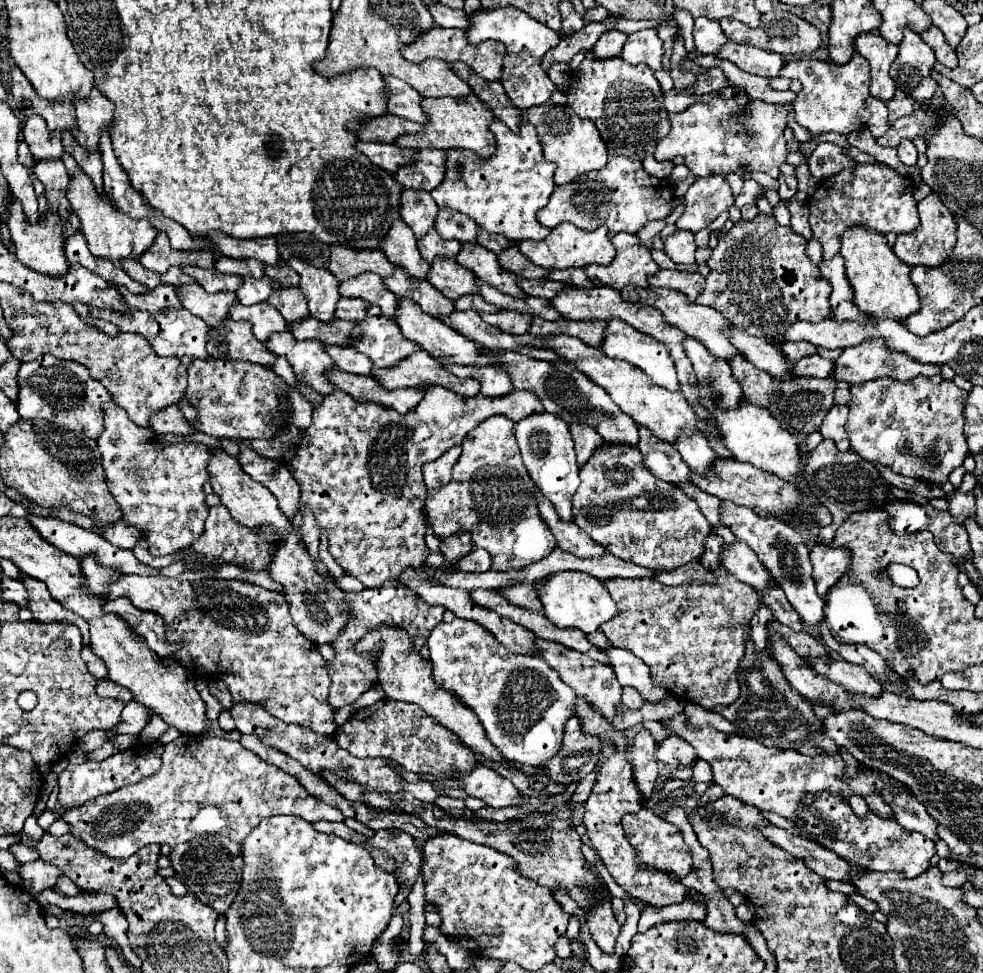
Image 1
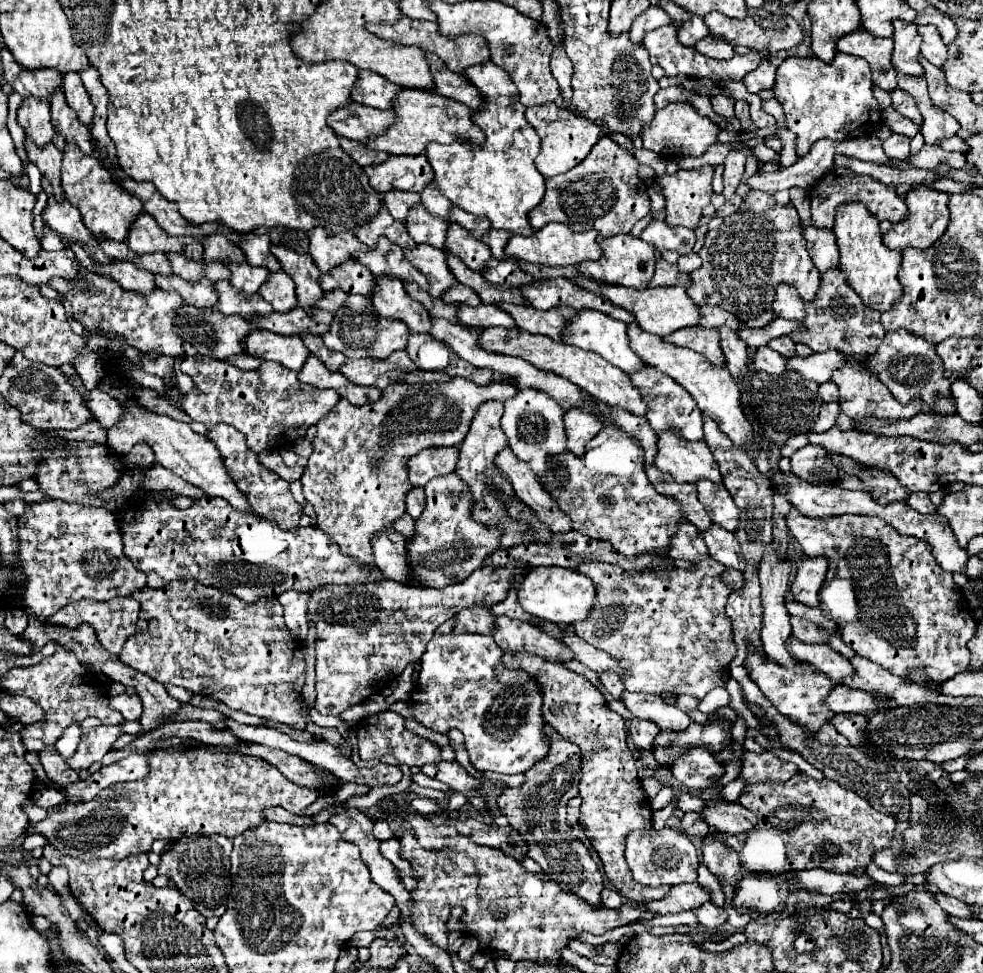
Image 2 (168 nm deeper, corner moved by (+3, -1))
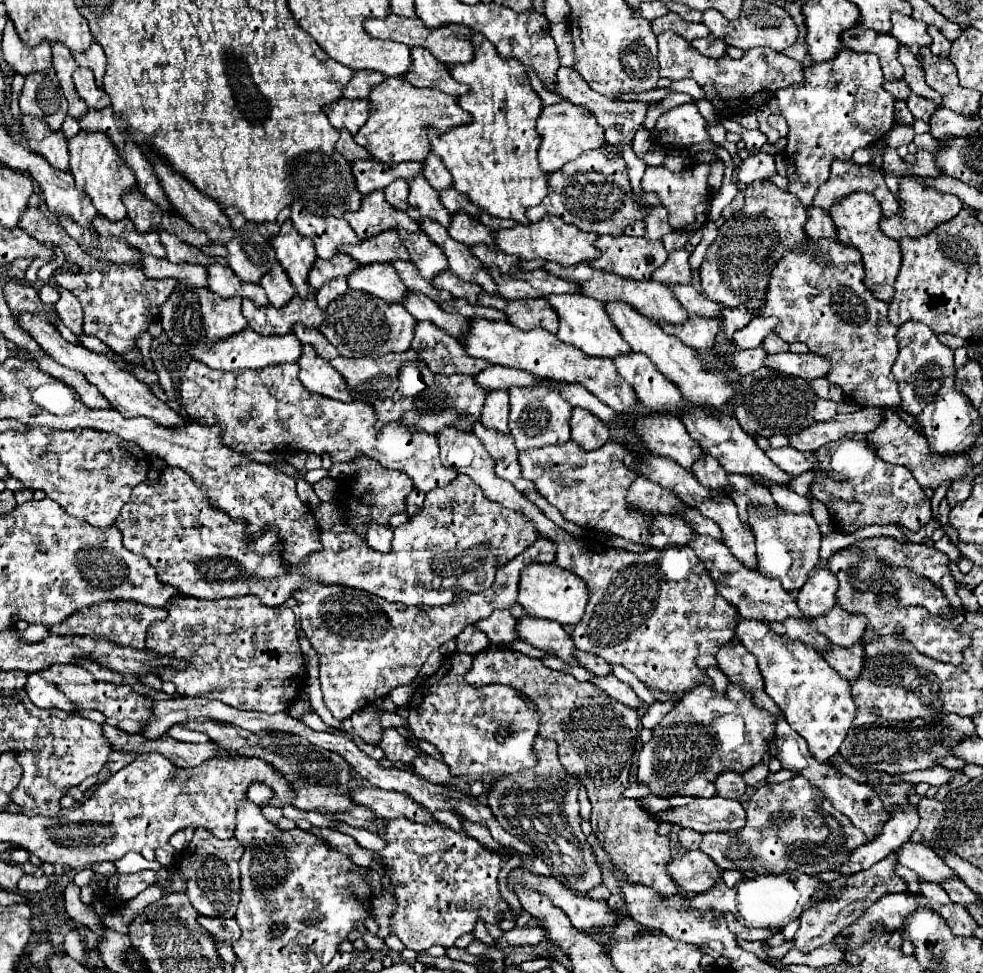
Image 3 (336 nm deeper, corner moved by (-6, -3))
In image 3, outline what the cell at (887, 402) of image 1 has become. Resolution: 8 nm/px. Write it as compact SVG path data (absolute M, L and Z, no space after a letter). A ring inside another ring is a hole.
M808 239L808 249L804 253L784 253L772 271L762 315L774 315L780 319L774 333L784 341L802 341L808 345L810 353L830 357L832 369L828 381L840 385L850 401L860 407L900 407L902 399L892 375L892 365L898 355L894 339L898 329L888 325L888 305L868 295L868 289L864 287L862 257L856 249L838 241L820 241L820 245L816 245L816 241Z

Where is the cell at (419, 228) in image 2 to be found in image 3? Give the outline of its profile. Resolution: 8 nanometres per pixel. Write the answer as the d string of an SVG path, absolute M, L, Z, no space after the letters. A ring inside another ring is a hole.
M416 177L416 181L408 181L408 185L410 185L408 215L414 221L422 221L424 217L428 217L448 229L452 223L452 217L440 203L440 197L436 197L436 191L428 185L428 181L424 177Z

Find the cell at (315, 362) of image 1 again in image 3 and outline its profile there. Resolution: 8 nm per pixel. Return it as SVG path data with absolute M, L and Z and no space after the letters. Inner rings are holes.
M244 329L244 333L236 335L236 337L228 337L226 341L220 341L220 345L212 345L212 347L192 347L188 351L190 359L202 361L204 365L212 367L212 369L222 369L222 371L230 371L230 369L264 369L270 365L280 365L280 363L296 363L302 355L302 343L300 339L290 333L290 335L272 335L272 337L264 337L252 329Z

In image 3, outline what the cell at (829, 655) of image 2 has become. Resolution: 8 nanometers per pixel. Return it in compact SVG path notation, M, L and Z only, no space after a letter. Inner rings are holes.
M788 617L788 621L780 621L780 623L770 625L770 627L772 627L774 633L780 633L780 635L784 635L784 637L790 639L790 641L800 641L800 643L816 649L818 653L824 653L824 651L830 649L830 641L828 641L824 635L816 633L816 631L814 631L808 623L804 623L804 621L792 621L792 619Z

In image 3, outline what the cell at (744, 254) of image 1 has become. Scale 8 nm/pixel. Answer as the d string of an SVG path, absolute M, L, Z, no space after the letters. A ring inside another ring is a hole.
M754 181L744 195L744 209L726 219L716 241L710 245L706 261L700 267L700 279L704 297L720 301L726 307L744 307L750 315L758 317L776 263L786 251L796 249L802 253L806 247L804 223L808 221L808 215L796 195L780 191L772 181Z

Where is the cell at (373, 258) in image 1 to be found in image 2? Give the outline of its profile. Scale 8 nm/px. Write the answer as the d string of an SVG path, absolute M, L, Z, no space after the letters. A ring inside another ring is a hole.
M315 227L315 231L307 231L309 237L309 253L321 273L327 273L339 263L353 259L355 251L367 249L351 231L341 231L339 235L331 235L323 227Z

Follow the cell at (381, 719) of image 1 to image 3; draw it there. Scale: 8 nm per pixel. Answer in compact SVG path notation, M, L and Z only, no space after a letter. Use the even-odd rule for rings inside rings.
M394 727L384 729L380 749L384 751L384 757L390 759L392 763L396 763L396 761L412 763L416 757L420 757L420 751L416 747L412 747L412 743L408 739L404 739Z

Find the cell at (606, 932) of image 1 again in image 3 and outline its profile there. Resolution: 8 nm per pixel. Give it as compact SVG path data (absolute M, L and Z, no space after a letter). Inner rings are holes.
M538 735L536 753L540 755L536 769L526 769L524 773L516 773L516 777L498 777L492 783L488 807L510 835L528 843L532 851L552 867L556 879L572 883L568 887L576 893L588 893L602 885L602 869L580 829L578 791L582 787L582 779L560 771L556 741L548 741ZM558 773L562 775L560 779Z

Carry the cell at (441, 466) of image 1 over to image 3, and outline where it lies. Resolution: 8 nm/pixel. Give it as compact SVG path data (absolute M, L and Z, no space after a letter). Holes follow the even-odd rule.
M190 361L188 367L182 371L180 377L180 399L186 407L188 417L198 421L200 425L222 425L222 437L226 445L234 447L242 453L254 451L288 451L296 453L298 449L306 453L324 453L328 451L332 461L348 461L358 455L368 455L380 461L388 469L404 471L412 481L414 487L420 491L430 491L436 487L448 485L458 473L446 469L440 461L440 445L434 435L420 433L418 429L404 429L400 423L386 425L382 431L374 429L376 417L372 407L364 401L336 401L330 397L320 397L316 393L308 393L298 379L300 367L296 363L282 363L276 367L264 369L238 369L238 371L216 371L200 361Z

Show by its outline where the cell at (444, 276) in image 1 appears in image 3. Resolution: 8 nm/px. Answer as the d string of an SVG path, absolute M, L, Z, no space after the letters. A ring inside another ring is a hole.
M400 229L398 235L410 253L410 261L414 261L414 265L418 267L420 275L426 281L432 281L438 273L448 269L448 259L444 257L442 249L434 241L430 241L430 237L426 237L426 233L422 233L422 231L408 233L408 231Z

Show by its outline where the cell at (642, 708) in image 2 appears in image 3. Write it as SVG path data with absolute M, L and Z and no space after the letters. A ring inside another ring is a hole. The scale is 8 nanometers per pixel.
M596 677L592 683L598 685L600 689L604 689L604 693L608 693L612 699L616 699L616 701L620 701L620 703L636 709L636 711L646 707L644 701L638 699L634 689L630 685L626 685L626 683L622 683L620 679L616 679L616 677L602 677L602 679Z

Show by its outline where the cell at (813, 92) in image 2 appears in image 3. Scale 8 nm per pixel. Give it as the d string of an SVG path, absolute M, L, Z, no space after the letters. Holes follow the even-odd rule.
M842 49L836 59L824 63L812 63L804 67L804 83L794 83L786 89L778 89L778 105L788 121L788 145L786 145L786 163L788 163L788 179L790 193L794 193L802 205L810 207L812 197L818 187L828 179L830 165L834 159L850 161L856 149L864 149L870 143L876 143L886 137L886 133L894 125L894 97L882 87L884 77L880 69L880 61L870 53L856 53L852 49Z

